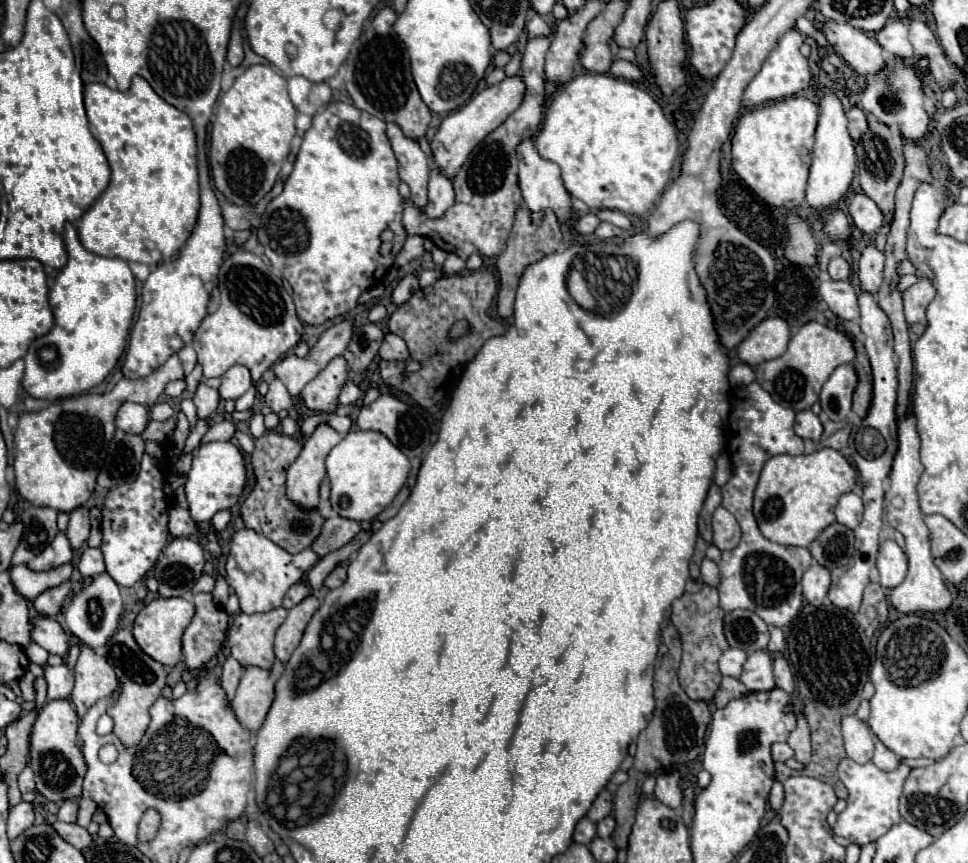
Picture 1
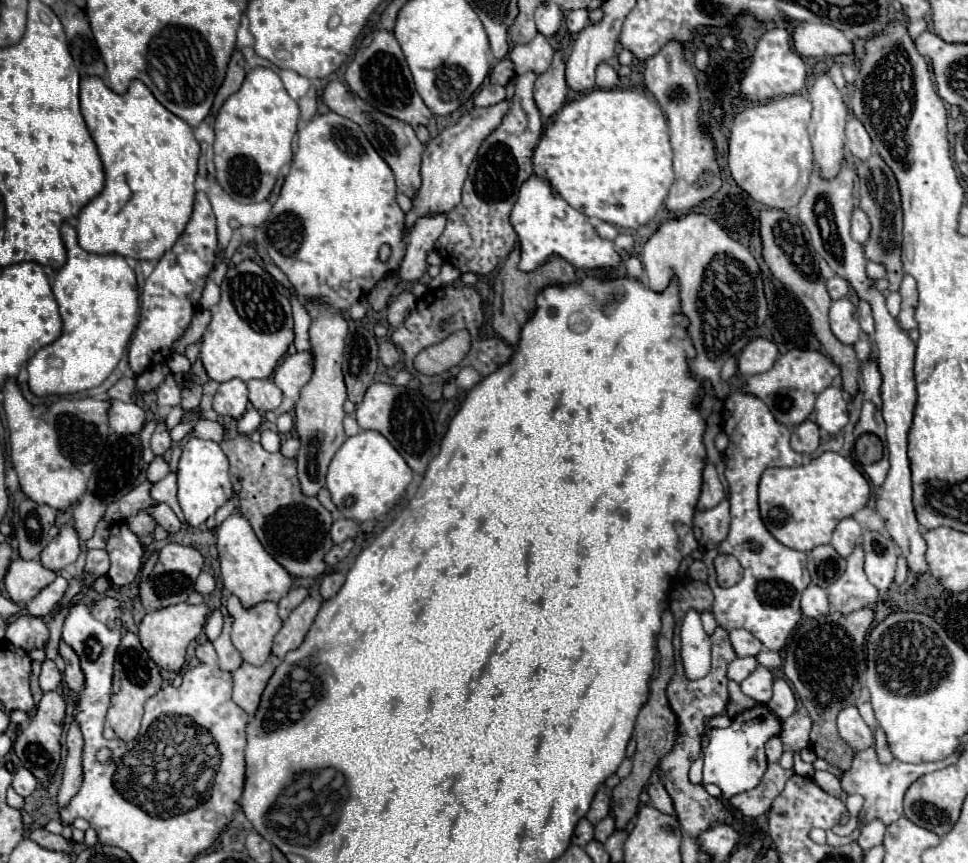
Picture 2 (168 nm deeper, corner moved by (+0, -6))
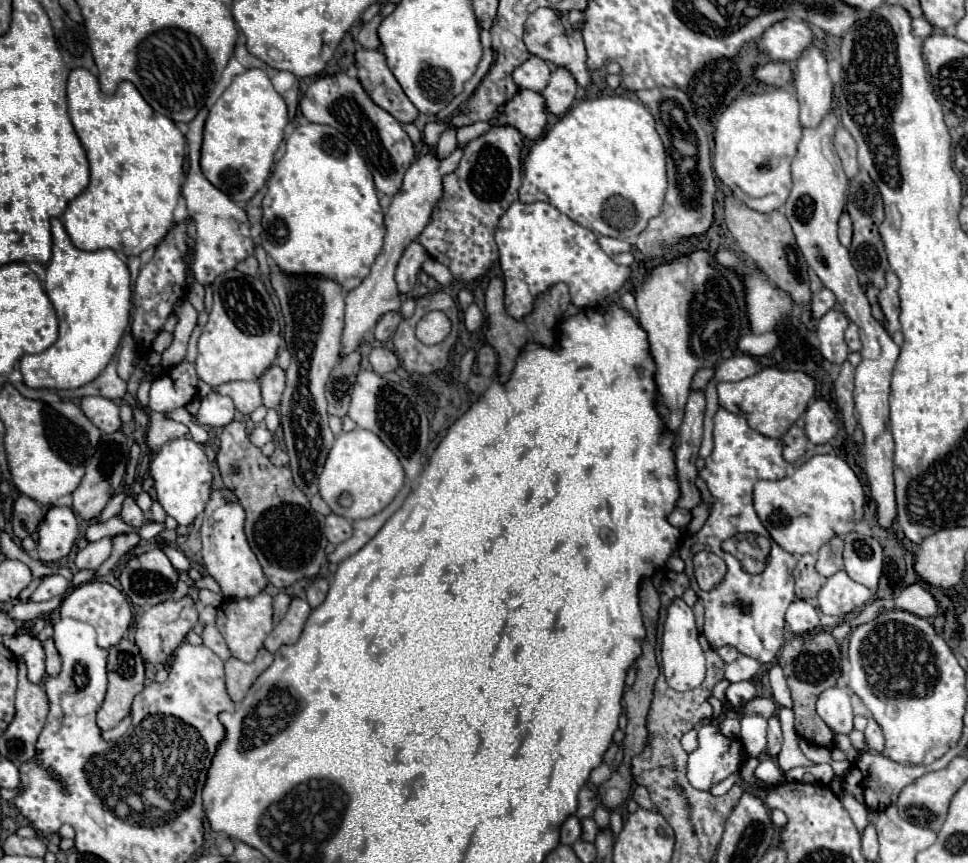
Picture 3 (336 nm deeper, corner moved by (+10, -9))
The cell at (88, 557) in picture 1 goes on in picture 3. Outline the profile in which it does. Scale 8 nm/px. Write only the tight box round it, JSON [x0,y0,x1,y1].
[75,538,111,570]

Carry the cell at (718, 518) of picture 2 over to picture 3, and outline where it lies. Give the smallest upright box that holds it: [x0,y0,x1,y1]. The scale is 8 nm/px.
[669,508,691,528]

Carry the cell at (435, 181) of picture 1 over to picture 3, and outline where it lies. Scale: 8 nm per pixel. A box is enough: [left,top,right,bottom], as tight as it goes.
[395,240,429,294]

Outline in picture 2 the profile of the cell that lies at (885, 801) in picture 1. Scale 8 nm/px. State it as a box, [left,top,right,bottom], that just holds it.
[841,747,951,825]

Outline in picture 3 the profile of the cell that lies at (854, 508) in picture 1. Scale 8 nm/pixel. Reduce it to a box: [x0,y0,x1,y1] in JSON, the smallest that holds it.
[817,538,843,576]

